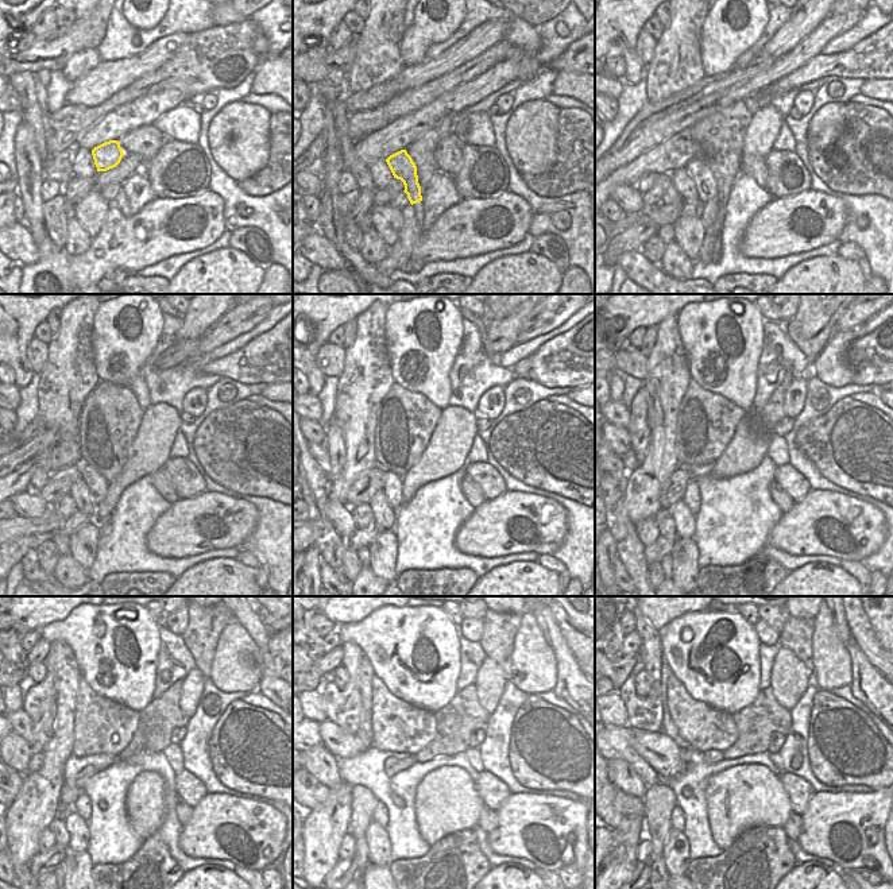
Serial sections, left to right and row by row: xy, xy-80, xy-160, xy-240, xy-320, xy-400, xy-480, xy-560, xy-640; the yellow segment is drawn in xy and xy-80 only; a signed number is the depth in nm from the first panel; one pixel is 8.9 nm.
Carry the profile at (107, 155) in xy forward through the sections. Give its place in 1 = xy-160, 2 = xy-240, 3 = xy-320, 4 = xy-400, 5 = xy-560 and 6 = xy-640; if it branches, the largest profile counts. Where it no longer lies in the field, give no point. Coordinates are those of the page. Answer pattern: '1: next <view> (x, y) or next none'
1: next xy-160 (706, 186)
2: next xy-240 (97, 486)
3: next xy-320 (393, 483)
4: next xy-400 (691, 498)
5: next xy-560 (381, 815)
6: next xy-640 (677, 819)

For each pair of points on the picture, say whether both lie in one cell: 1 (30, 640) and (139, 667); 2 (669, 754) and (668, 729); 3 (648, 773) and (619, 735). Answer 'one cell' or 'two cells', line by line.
1: two cells
2: two cells
3: one cell

